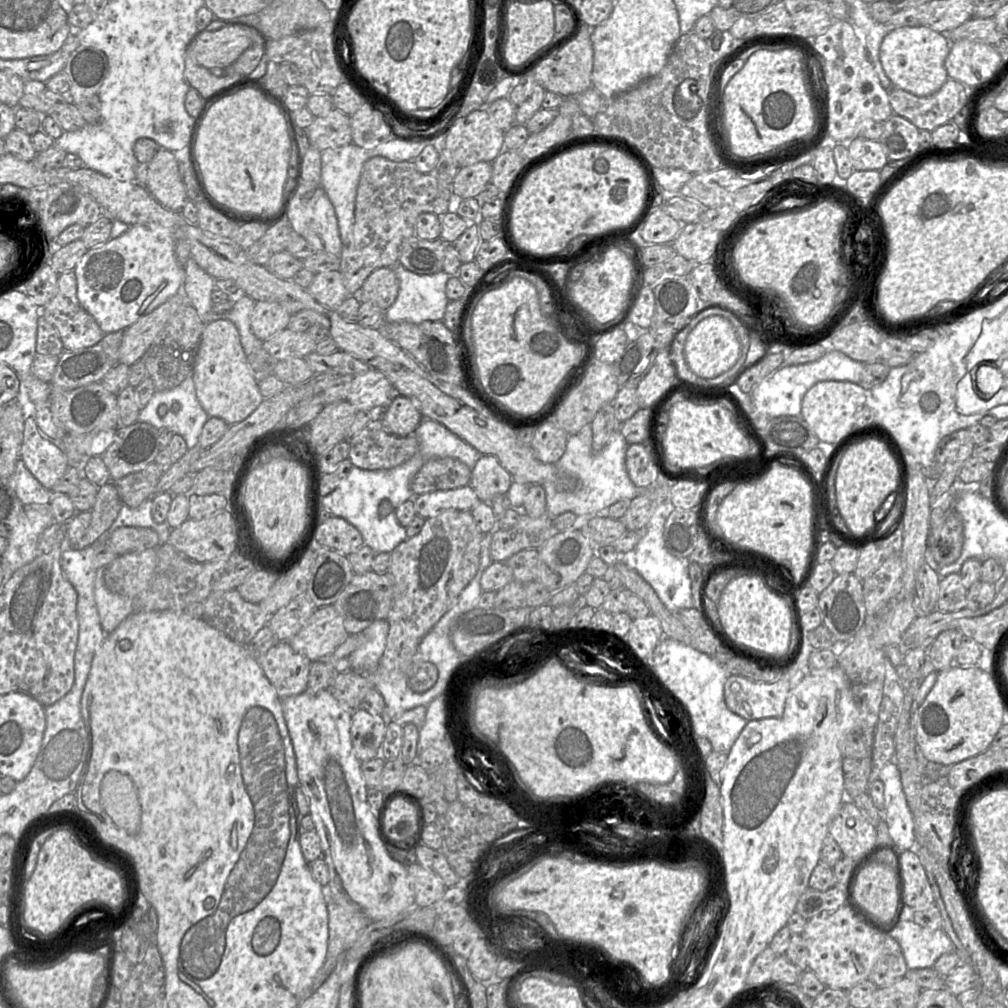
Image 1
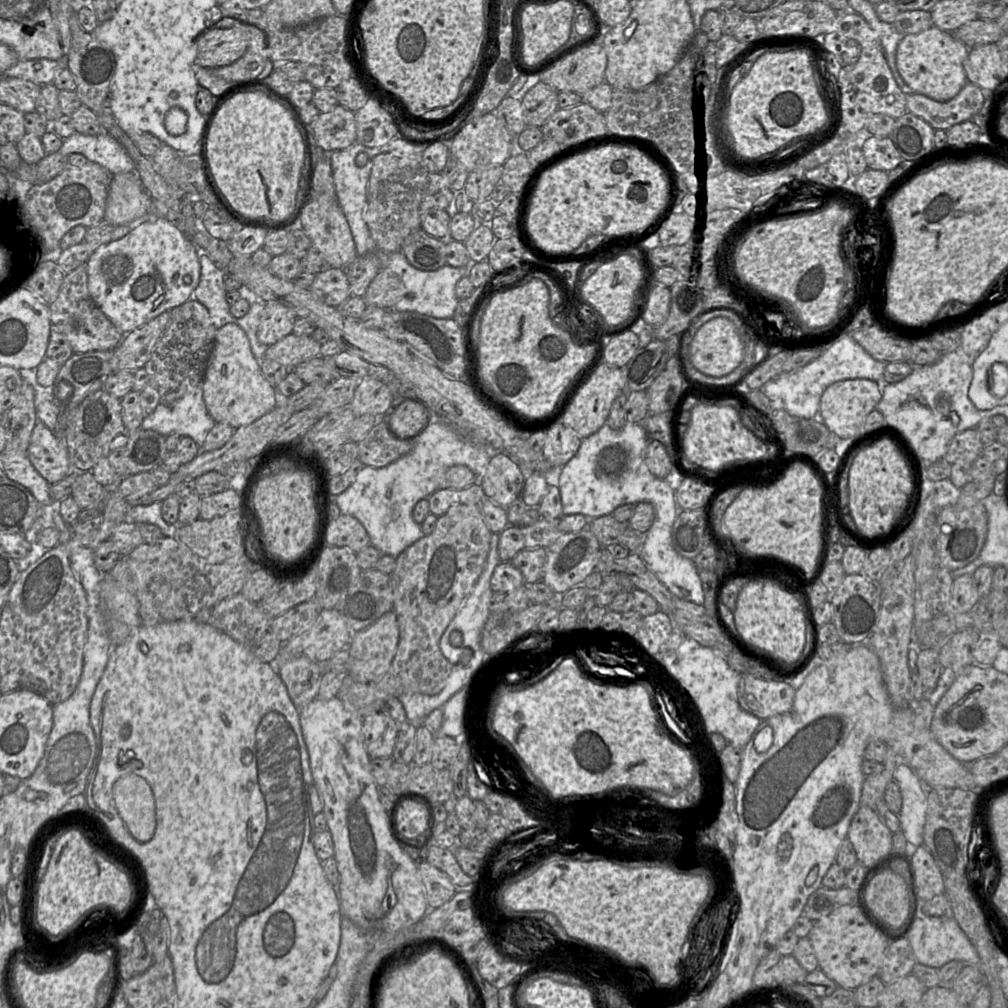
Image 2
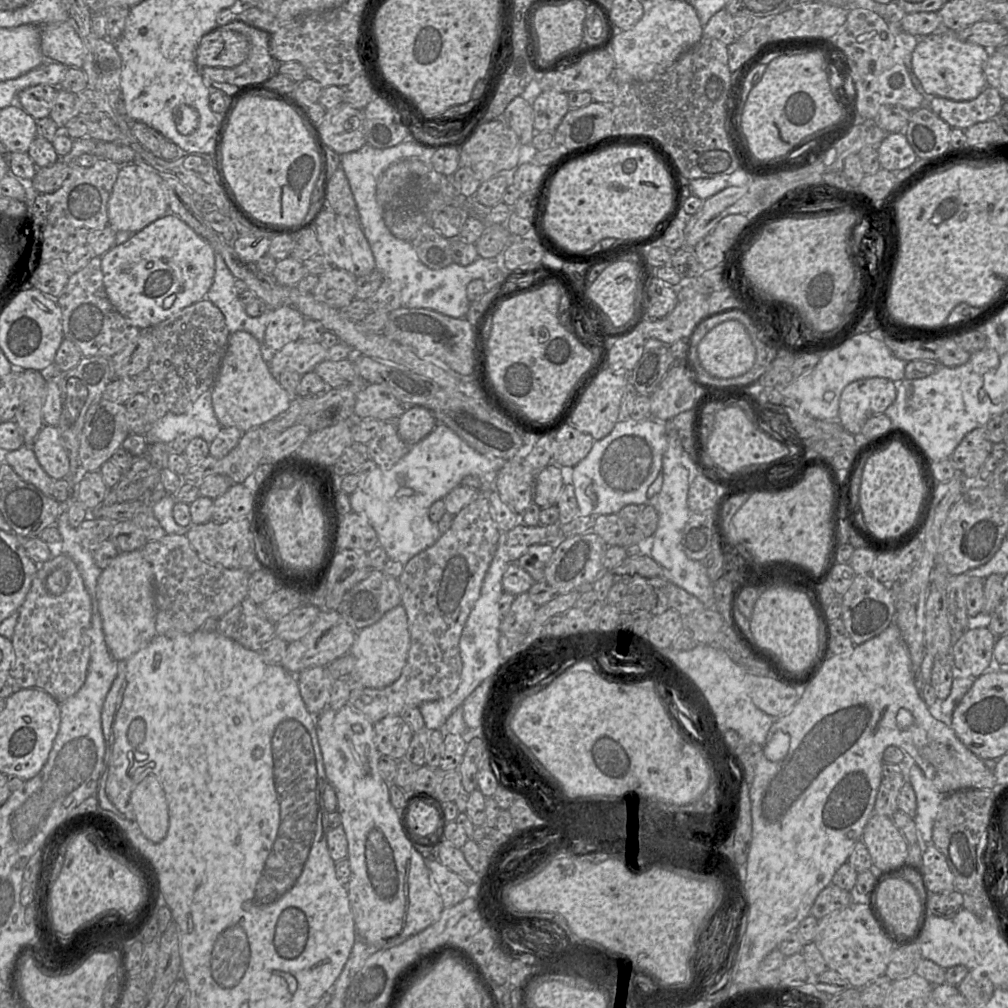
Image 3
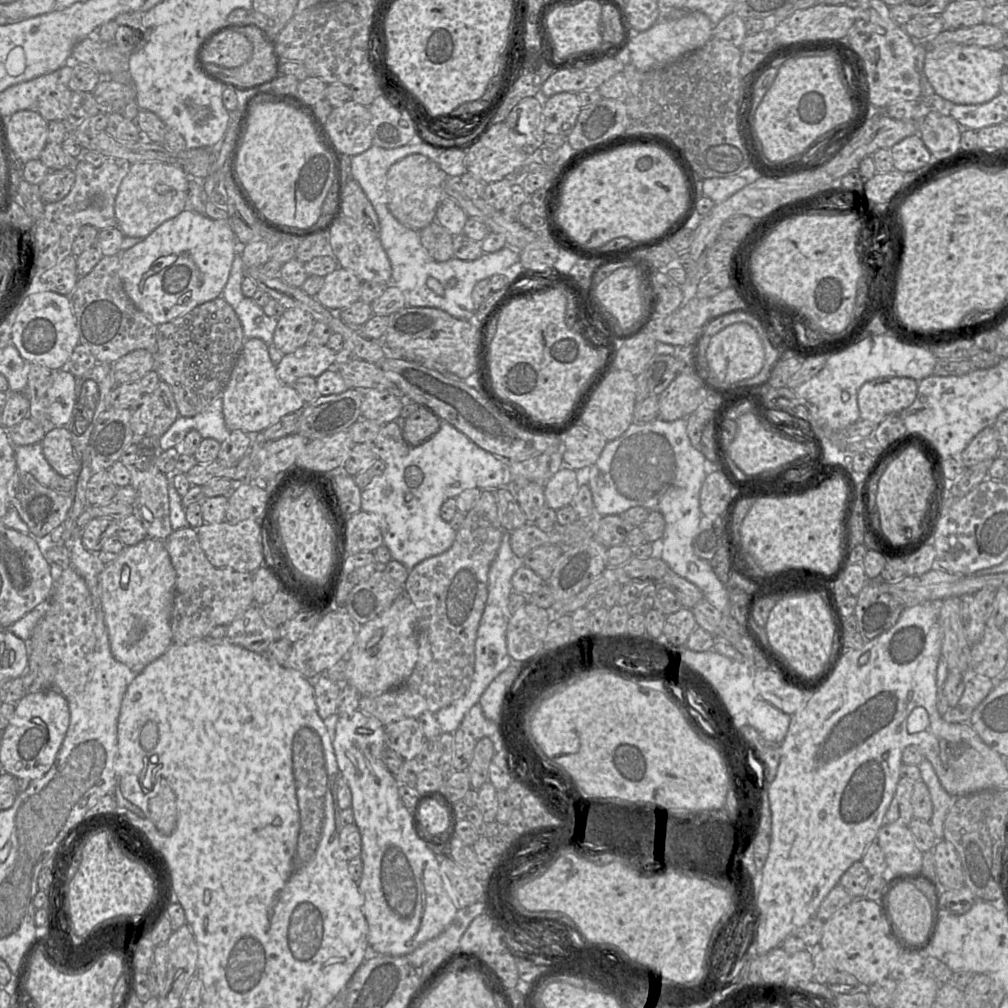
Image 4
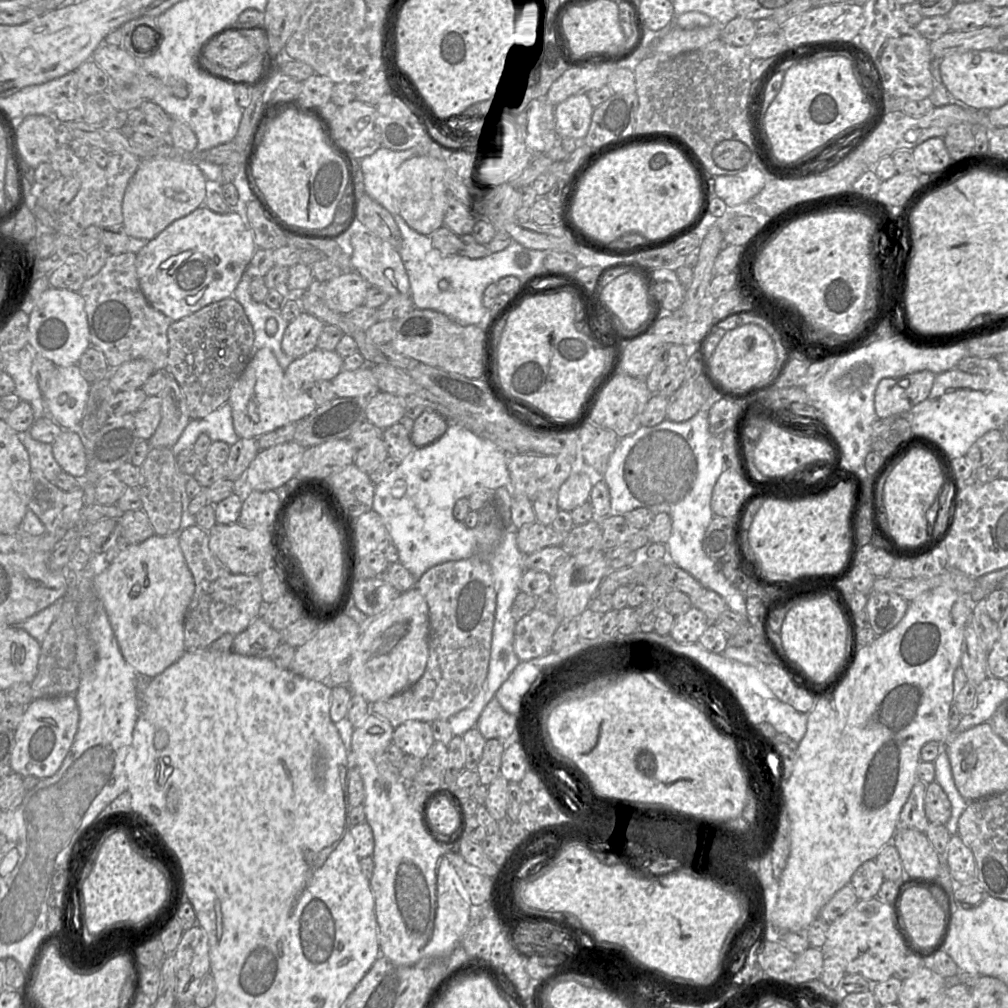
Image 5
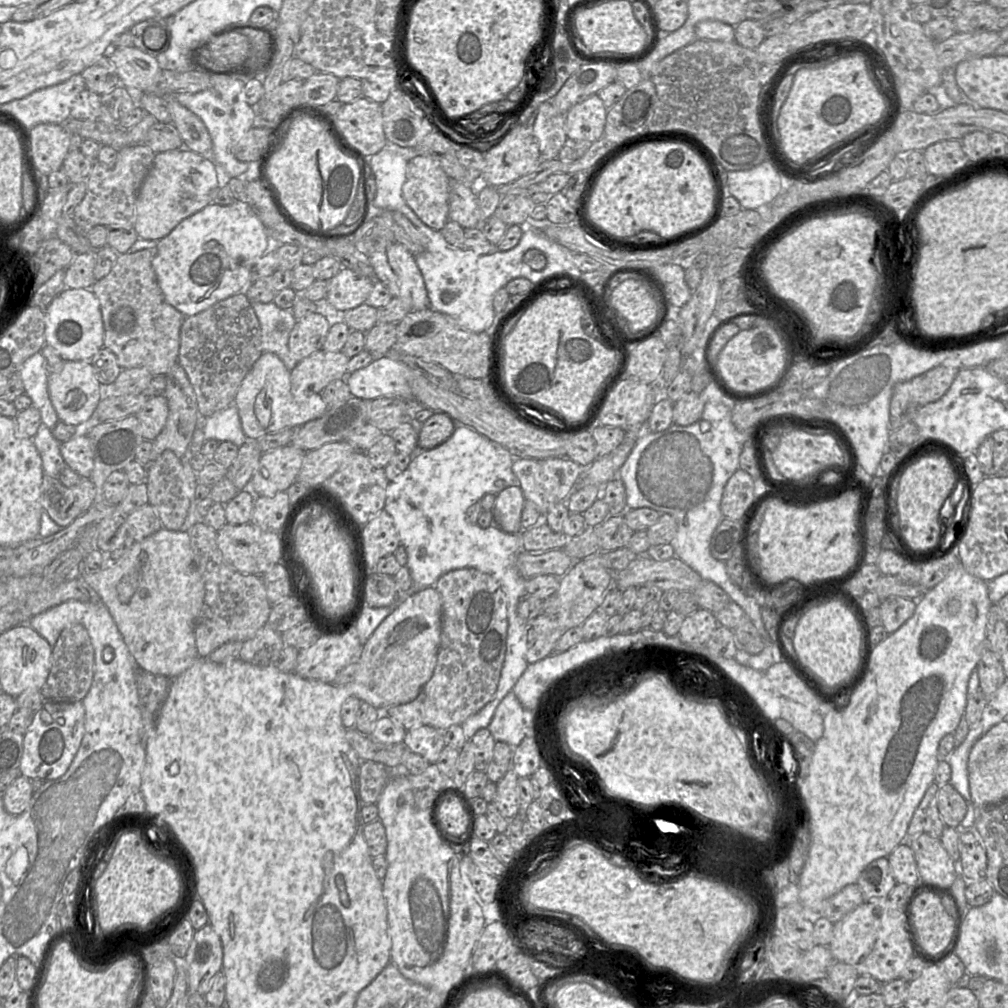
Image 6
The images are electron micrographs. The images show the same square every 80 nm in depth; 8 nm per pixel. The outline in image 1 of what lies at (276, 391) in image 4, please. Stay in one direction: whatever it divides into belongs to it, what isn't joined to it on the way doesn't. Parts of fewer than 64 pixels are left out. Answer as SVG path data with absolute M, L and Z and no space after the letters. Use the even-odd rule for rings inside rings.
M228 319L206 323L196 351L191 373L196 396L210 417L222 419L228 425L246 419L264 400L258 381L251 373L237 327Z

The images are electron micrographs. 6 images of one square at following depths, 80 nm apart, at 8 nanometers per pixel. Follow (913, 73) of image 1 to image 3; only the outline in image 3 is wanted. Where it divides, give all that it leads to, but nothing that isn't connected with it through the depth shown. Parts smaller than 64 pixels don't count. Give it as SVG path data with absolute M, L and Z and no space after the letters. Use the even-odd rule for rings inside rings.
M941 24L933 34L919 37L912 53L911 67L925 93L956 101L972 100L988 86L984 69L991 50L960 40L955 32L958 31L949 31Z

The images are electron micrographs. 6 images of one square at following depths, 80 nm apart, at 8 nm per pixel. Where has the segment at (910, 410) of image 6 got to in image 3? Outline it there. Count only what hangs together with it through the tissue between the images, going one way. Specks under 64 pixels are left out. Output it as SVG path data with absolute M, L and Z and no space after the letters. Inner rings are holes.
M883 377L858 379L842 391L838 419L851 434L859 434L873 416L884 413L895 401L897 383Z

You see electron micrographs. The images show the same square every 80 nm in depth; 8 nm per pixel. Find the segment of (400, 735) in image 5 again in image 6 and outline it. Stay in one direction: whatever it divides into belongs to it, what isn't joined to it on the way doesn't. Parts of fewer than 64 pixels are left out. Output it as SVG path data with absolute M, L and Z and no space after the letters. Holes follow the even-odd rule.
M420 726L407 730L403 744L412 752L422 756L429 764L434 764L446 746L441 733L430 726Z

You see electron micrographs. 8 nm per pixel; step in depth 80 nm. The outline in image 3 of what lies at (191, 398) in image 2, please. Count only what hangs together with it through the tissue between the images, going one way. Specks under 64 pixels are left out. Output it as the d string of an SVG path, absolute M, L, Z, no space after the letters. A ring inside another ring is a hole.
M209 390L202 393L185 413L174 414L169 411L155 423L149 425L145 437L148 443L170 444L179 435L186 433L202 438L210 444L221 428L222 425L212 406Z

